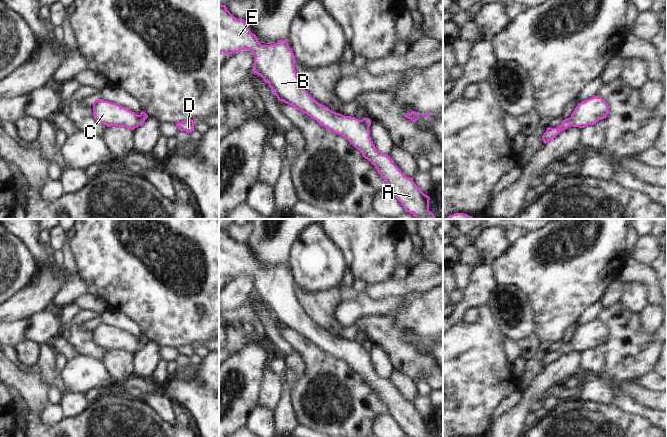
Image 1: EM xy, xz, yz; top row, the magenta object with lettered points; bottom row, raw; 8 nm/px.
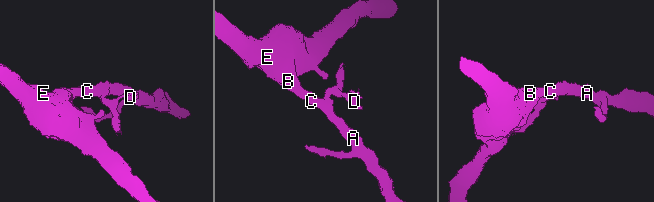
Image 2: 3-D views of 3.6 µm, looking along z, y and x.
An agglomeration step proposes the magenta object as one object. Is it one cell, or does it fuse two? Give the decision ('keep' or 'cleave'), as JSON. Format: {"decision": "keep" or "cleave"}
{"decision": "cleave"}

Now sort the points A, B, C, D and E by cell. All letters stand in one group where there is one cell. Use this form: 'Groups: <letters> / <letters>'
Groups: A B C E / D

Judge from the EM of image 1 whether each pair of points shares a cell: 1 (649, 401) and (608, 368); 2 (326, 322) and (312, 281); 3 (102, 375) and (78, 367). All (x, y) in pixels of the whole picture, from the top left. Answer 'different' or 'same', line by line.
1: different
2: different
3: same

